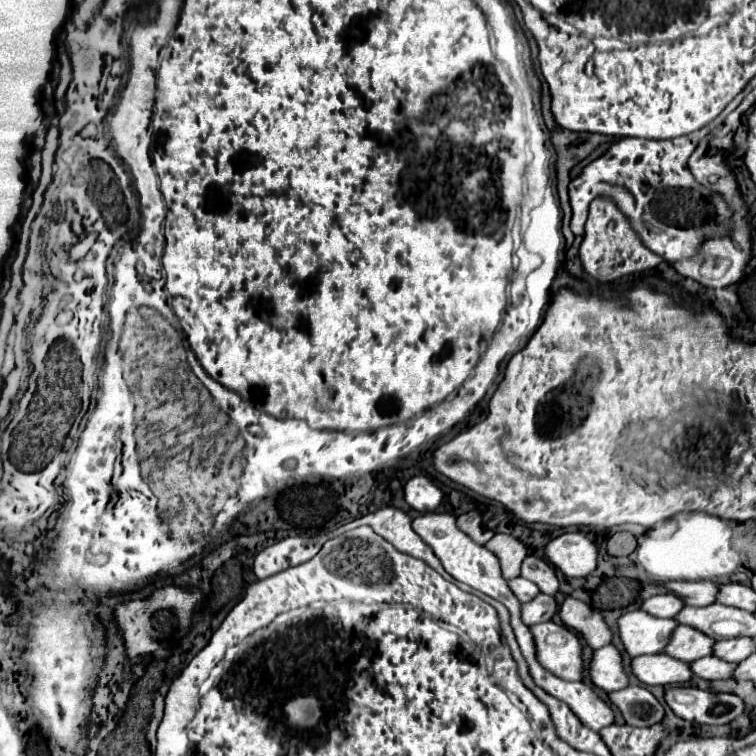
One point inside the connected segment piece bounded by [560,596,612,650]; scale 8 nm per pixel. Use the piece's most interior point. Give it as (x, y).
(578, 615)

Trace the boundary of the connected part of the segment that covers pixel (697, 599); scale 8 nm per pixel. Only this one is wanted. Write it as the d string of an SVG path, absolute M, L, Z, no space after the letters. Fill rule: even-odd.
M698 580L698 582L668 582L666 588L676 596L684 598L688 606L710 606L718 598L720 584L712 580Z

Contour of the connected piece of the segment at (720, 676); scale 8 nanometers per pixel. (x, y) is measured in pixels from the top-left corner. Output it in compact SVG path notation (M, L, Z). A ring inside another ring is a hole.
M708 656L708 658L696 660L690 666L694 670L694 676L704 678L704 680L728 680L734 676L734 670L738 668L738 664L724 662L718 656Z

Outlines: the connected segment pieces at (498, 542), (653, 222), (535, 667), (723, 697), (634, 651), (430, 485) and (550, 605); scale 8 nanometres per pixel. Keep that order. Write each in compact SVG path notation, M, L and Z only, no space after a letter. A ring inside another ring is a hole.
M496 534L486 544L486 548L500 558L502 570L504 570L504 578L510 580L510 578L518 578L520 576L520 566L524 562L524 558L528 556L528 550L518 538L508 536L508 534Z
M714 120L690 136L678 136L672 140L646 140L646 138L622 138L610 146L610 150L590 162L582 176L570 182L572 222L570 228L576 236L584 234L590 202L600 194L610 194L618 200L618 206L628 214L634 230L640 234L644 246L660 254L668 262L684 262L698 254L700 244L710 238L726 236L732 230L734 212L724 196L700 186L688 170L688 158L696 150L698 142L718 126ZM612 174L618 174L618 184ZM682 198L682 204L678 200Z
M518 642L520 650L530 666L532 678L538 686L548 690L552 696L564 700L568 706L572 706L574 714L584 722L584 726L592 730L602 730L610 724L614 724L614 710L612 704L602 700L594 686L584 682L568 682L562 678L556 678L552 672L548 672L536 658L536 642Z
M678 686L666 692L668 706L676 716L710 726L722 726L736 720L746 704L740 696L728 692L706 692L696 686Z
M644 610L626 612L618 620L622 644L632 658L664 652L678 626L674 618L656 618Z
M414 476L404 486L404 498L418 512L434 512L442 502L442 490L428 476Z
M538 594L532 602L522 604L522 618L524 618L526 626L534 626L534 624L552 620L556 610L558 610L558 604L552 596Z

